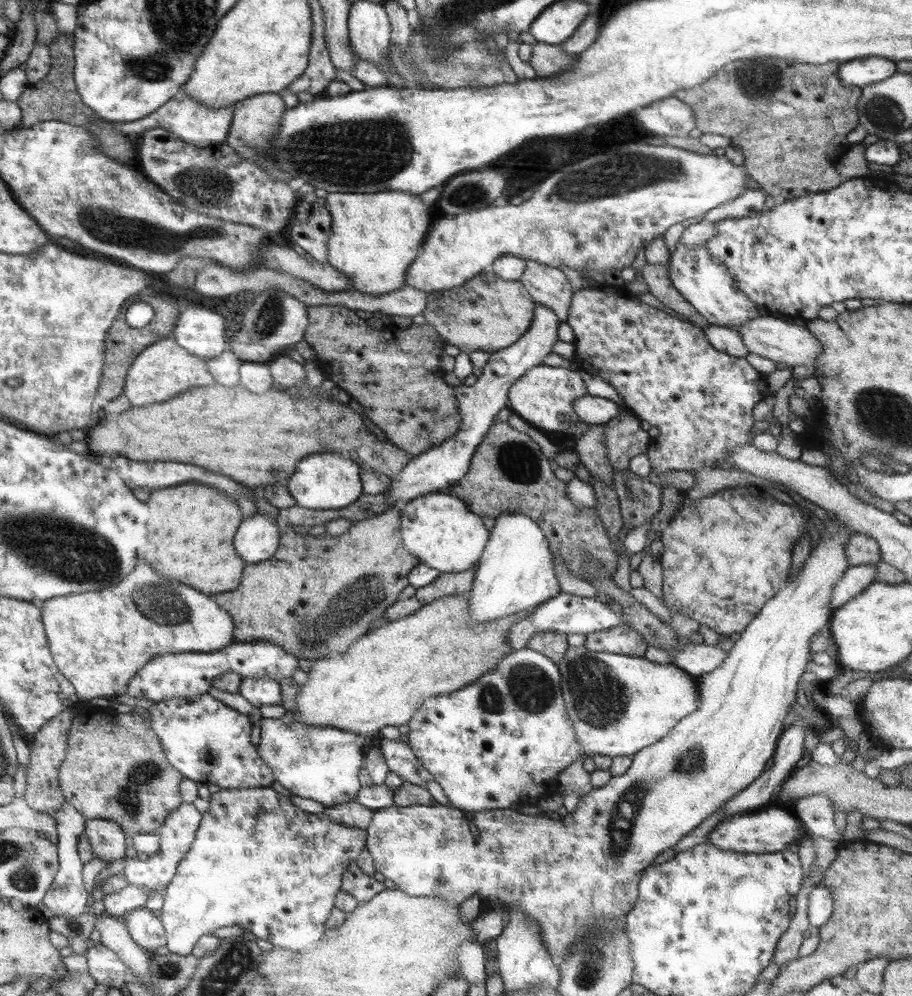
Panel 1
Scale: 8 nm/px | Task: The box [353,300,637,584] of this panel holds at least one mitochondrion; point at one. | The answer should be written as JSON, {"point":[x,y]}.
{"point":[516,462]}

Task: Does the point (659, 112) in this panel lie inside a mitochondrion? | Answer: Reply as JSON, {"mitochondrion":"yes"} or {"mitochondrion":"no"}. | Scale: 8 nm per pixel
{"mitochondrion":"no"}

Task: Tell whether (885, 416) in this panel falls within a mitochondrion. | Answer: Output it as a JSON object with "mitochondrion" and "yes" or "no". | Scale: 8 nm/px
{"mitochondrion":"yes"}

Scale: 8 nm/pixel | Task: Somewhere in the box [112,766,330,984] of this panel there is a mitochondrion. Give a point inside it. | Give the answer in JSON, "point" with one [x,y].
{"point":[169,970]}

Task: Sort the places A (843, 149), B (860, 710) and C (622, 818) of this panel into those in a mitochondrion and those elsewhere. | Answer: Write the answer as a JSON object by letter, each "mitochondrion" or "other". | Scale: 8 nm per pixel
{"A":"other","B":"other","C":"mitochondrion"}

